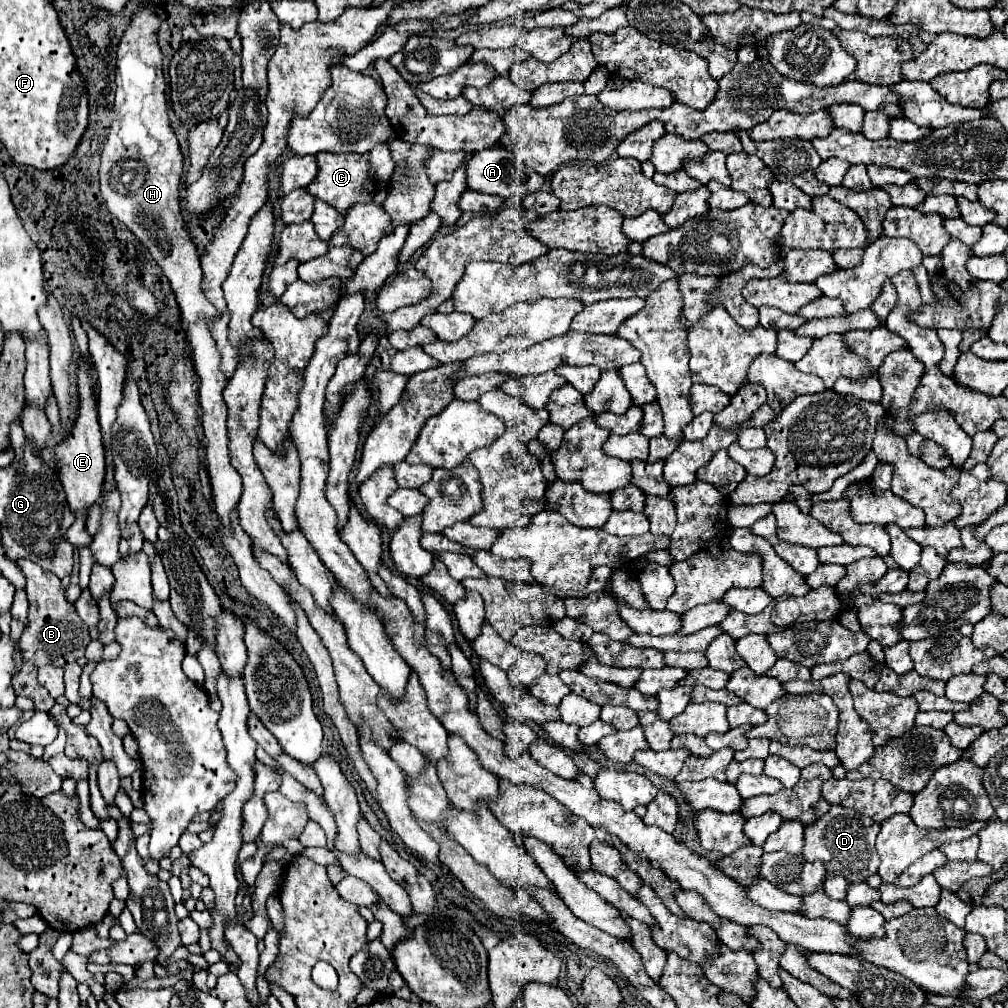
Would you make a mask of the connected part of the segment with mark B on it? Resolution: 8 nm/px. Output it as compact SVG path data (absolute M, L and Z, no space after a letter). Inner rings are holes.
M19 561L19 567L27 579L27 599L29 599L29 623L19 639L21 647L21 669L13 675L13 689L17 695L31 697L35 703L35 709L49 711L55 705L55 699L39 685L37 671L41 665L53 665L53 667L65 667L67 663L79 661L85 657L85 649L91 641L89 627L81 621L81 617L75 613L73 603L65 597L65 587L61 585L59 577L45 571L43 567L31 563L31 561Z

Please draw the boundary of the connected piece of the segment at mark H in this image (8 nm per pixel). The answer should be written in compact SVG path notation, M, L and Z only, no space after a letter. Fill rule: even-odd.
M149 5L133 13L117 47L117 91L115 91L115 119L101 153L101 197L107 209L151 251L157 265L169 279L183 317L183 329L193 349L195 369L201 377L201 425L205 431L205 461L211 475L215 511L221 525L229 527L229 513L241 497L241 477L231 467L227 449L227 405L223 401L225 377L219 369L219 351L211 337L207 319L217 317L217 309L203 297L201 265L197 245L187 231L183 211L179 205L179 187L183 175L183 155L179 141L167 117L165 77L161 69L161 49L157 43L159 17Z

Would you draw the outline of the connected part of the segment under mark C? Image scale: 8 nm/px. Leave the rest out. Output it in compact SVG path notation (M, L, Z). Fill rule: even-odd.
M317 153L315 157L317 157L319 173L317 173L315 181L307 187L307 191L313 197L329 203L341 215L345 215L349 211L349 207L353 207L355 203L373 201L373 195L375 195L379 185L377 185L377 179L373 175L373 169L369 165L369 157L367 155L357 155L357 153L345 153L345 155Z

